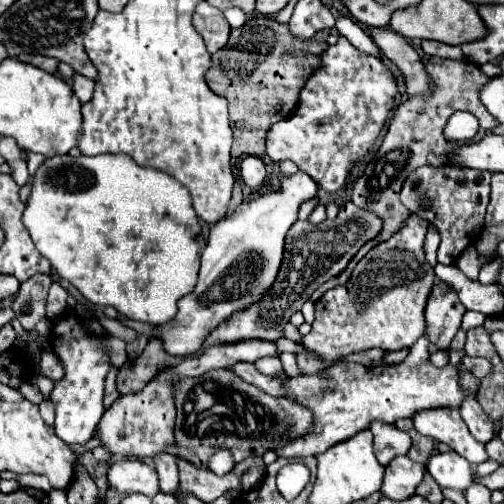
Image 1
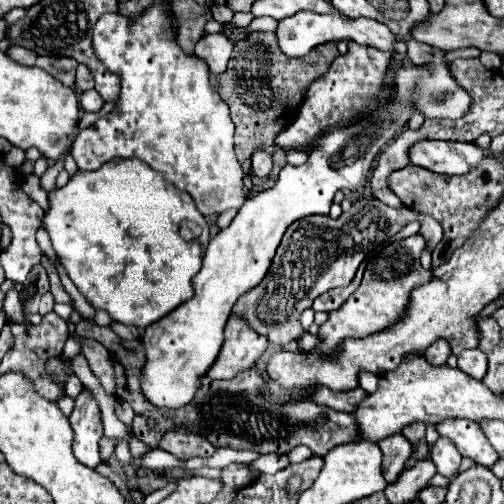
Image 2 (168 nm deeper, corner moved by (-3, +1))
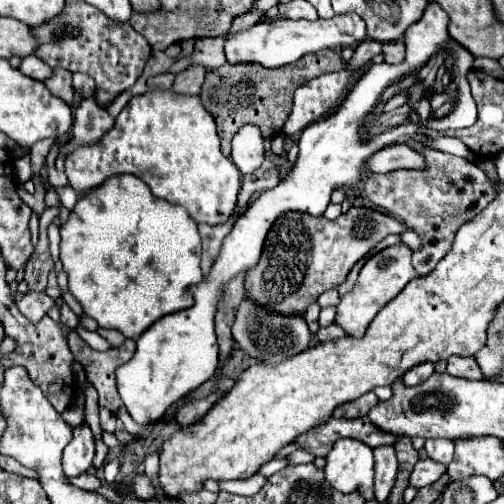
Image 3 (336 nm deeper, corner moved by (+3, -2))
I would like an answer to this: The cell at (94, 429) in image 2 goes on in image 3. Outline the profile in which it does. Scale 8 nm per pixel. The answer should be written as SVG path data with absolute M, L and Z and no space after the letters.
M88 423L74 427L74 437L66 445L62 455L62 467L68 477L78 477L86 473L92 467L92 459L96 455L94 447L94 435L88 427Z

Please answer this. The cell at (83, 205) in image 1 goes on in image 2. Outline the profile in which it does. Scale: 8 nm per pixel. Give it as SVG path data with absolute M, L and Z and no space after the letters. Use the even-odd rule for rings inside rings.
M118 158L94 172L76 172L64 188L50 192L50 210L44 216L44 226L70 280L86 296L90 306L106 310L114 322L140 328L154 324L194 296L192 278L200 272L210 242L208 224L192 196L166 182L160 172L136 158ZM184 222L194 222L202 234L184 240L180 232Z

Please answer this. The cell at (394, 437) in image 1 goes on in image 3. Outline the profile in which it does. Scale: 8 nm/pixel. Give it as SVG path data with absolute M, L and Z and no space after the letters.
M382 445L374 449L376 459L376 477L374 477L374 491L378 501L386 501L390 495L390 489L396 481L398 473L398 459L394 445Z

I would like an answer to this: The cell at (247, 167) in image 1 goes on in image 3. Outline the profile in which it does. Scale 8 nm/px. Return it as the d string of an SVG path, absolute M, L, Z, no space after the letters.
M254 125L242 127L232 139L232 161L246 175L254 173L264 161L264 141Z

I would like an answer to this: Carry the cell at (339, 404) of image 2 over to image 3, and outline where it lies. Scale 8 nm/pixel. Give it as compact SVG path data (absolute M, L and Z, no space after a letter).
M366 393L354 401L348 401L348 403L342 403L340 407L334 409L334 417L346 417L346 419L356 419L356 417L364 417L366 411L378 403L378 397L374 393Z

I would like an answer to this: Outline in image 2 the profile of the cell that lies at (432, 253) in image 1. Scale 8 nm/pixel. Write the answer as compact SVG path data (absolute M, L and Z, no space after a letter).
M358 200L336 220L330 216L306 216L296 220L284 232L268 276L264 276L256 288L240 296L234 312L244 314L250 326L258 334L266 336L270 344L288 344L298 340L304 334L300 326L302 310L310 308L316 296L338 286L348 286L362 260L380 246L380 240L394 236L400 230L400 224L408 224L412 220L420 222L418 234L426 238L426 248L434 250L434 246L442 240L442 226L432 216L418 214L408 208L390 208L380 200Z

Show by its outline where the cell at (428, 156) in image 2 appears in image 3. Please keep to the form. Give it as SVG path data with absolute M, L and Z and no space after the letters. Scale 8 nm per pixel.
M400 143L400 145L384 147L382 151L374 153L370 163L366 165L374 173L388 173L396 169L426 169L426 159L416 149L412 151L410 145Z

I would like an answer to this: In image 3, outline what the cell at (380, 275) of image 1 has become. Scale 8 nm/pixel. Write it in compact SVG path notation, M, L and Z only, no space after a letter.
M398 243L398 245L386 247L384 251L372 255L364 263L364 267L362 267L362 271L358 275L358 281L356 281L354 289L342 297L342 301L338 305L336 319L334 319L334 323L338 327L342 327L346 331L346 335L356 337L356 339L358 337L364 337L364 333L366 333L368 325L372 323L372 319L376 317L376 313L388 301L392 301L418 275L414 271L414 267L412 267L410 257L412 257L412 249L408 245L404 245L404 243Z

